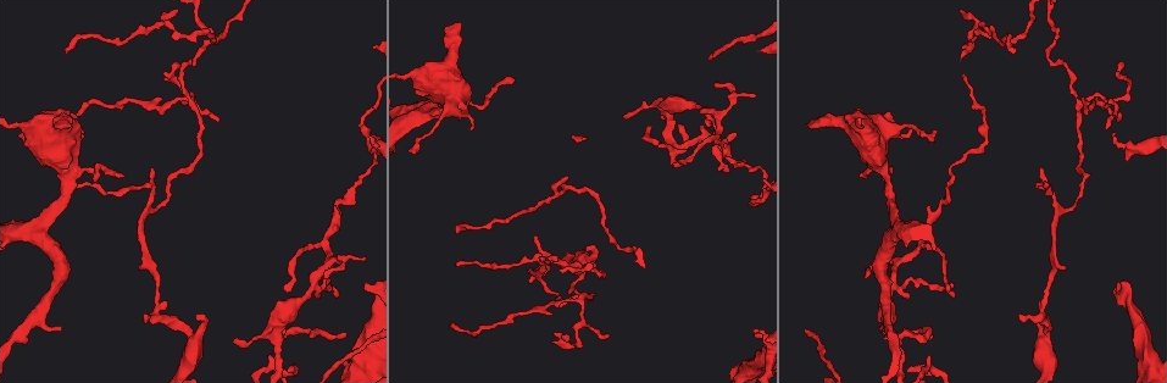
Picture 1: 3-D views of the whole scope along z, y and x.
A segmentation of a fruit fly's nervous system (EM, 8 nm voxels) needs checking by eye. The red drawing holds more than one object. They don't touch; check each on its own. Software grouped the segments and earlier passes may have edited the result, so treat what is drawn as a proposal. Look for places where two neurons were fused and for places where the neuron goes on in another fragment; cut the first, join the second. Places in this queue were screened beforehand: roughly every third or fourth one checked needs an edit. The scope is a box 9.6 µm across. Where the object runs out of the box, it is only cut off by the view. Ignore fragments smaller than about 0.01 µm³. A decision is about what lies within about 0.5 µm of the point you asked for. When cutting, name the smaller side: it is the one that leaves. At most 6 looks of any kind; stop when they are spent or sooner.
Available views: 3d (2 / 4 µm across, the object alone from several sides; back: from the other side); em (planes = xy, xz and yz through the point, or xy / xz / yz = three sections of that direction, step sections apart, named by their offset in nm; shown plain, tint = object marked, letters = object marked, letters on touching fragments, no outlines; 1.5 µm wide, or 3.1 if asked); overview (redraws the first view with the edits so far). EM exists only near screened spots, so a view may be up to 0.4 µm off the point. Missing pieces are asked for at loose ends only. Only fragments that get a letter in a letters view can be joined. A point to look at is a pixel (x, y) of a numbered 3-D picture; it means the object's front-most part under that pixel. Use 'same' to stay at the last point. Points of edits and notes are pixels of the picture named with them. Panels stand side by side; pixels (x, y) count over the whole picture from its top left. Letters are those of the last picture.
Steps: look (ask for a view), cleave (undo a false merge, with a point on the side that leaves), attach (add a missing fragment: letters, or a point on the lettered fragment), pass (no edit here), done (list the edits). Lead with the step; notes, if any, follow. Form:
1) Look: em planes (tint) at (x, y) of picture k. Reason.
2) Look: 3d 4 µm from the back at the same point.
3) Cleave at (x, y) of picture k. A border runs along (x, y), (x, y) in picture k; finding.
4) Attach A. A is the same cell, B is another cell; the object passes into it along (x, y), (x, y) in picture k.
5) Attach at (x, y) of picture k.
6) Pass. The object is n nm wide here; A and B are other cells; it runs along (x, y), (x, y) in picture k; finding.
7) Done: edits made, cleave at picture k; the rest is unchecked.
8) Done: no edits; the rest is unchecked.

Look: em planes (tint) at (455, 266) of picture 1.

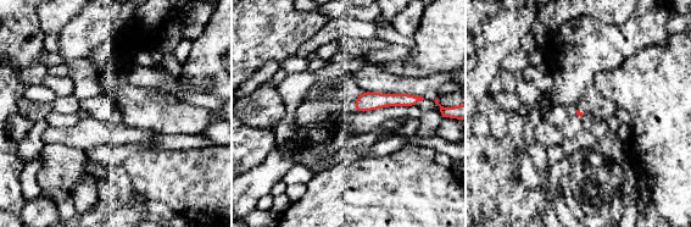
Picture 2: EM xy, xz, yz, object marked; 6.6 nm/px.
Look: em planes (letters) at the same point.

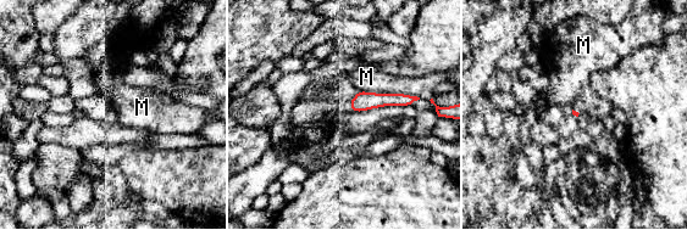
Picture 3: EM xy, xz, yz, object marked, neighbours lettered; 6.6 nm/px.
Pass. M is another cell; a border runs along (356, 90), (405, 93), (420, 97) in picture 3; no lettered fragment goes on from it.

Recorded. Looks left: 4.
Look: 3d 4 µm at (66, 52) of picture 1. Tapers out.

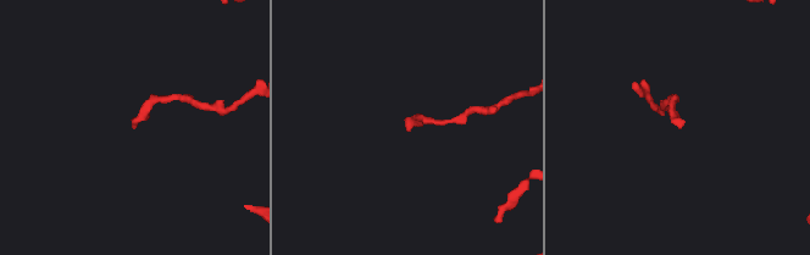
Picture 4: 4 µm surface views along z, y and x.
Look: em planes (tint) at (134, 124) of picture 4. Now the EM.

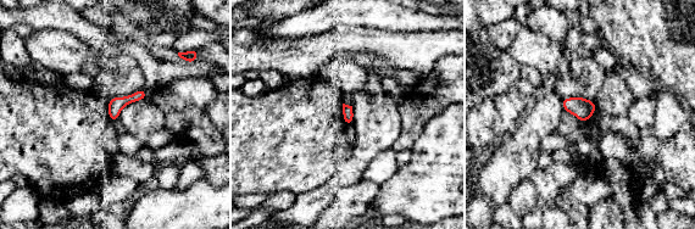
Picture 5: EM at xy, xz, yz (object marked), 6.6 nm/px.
Look: em planes (letters) at the same point.

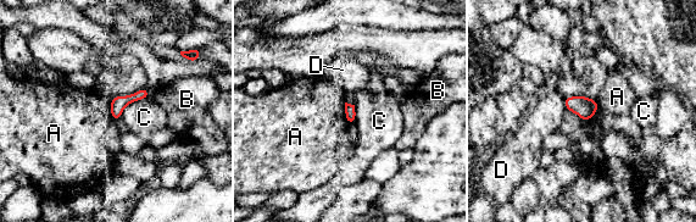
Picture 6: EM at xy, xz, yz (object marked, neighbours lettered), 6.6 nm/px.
Pass. The object is 80 nm wide here; A, B, C and D are other cells; a border runs along (149, 95), (132, 101), (120, 118) in picture 6; none of them fits.

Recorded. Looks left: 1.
Done: no edits; the rest is unchecked.

